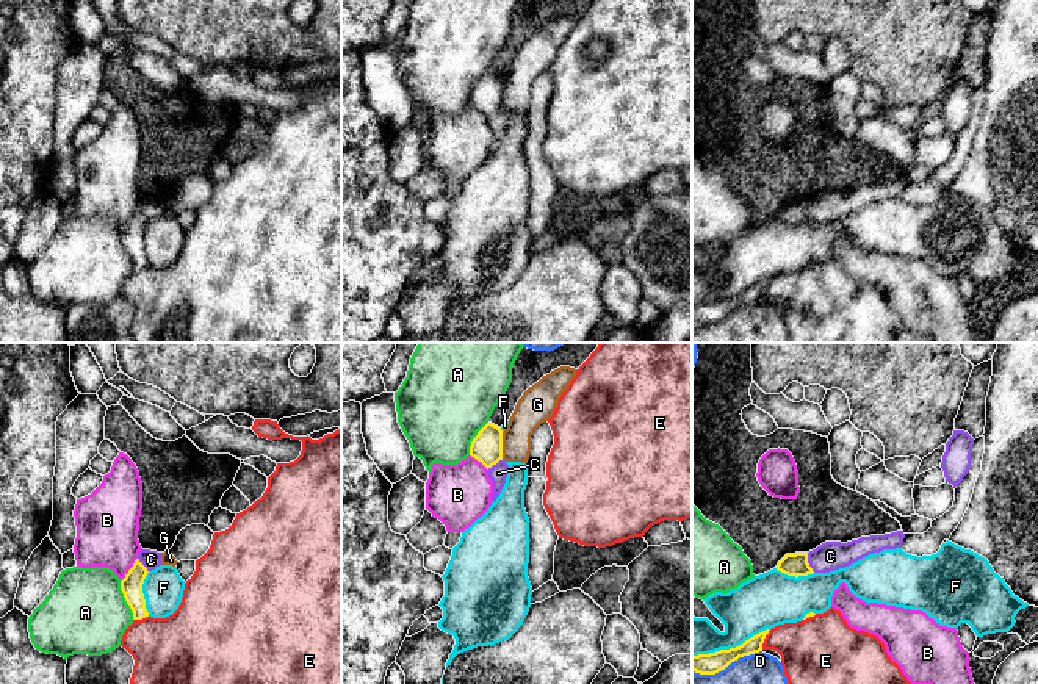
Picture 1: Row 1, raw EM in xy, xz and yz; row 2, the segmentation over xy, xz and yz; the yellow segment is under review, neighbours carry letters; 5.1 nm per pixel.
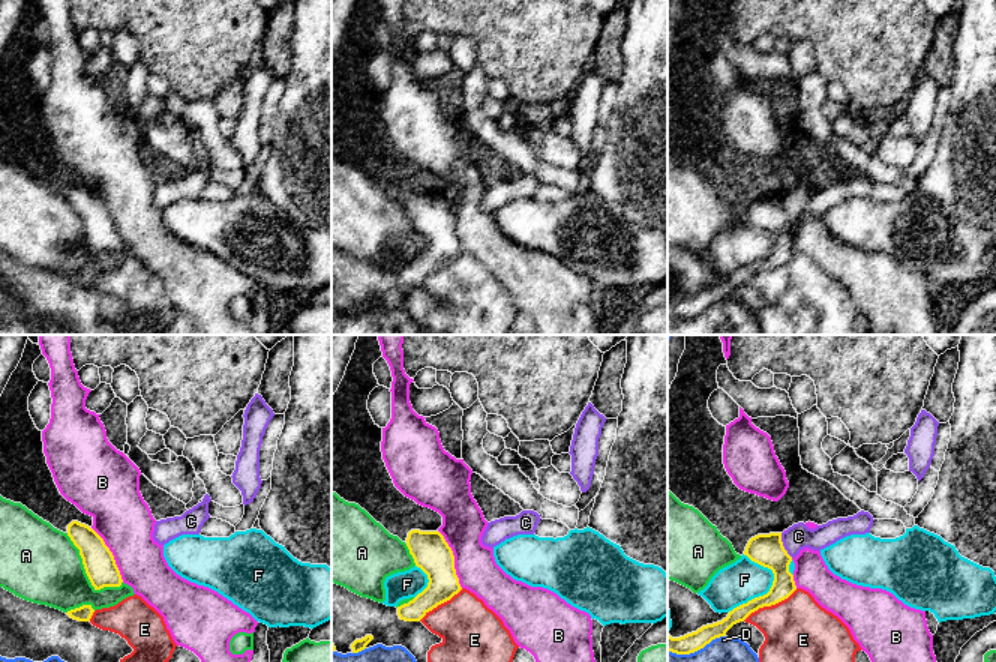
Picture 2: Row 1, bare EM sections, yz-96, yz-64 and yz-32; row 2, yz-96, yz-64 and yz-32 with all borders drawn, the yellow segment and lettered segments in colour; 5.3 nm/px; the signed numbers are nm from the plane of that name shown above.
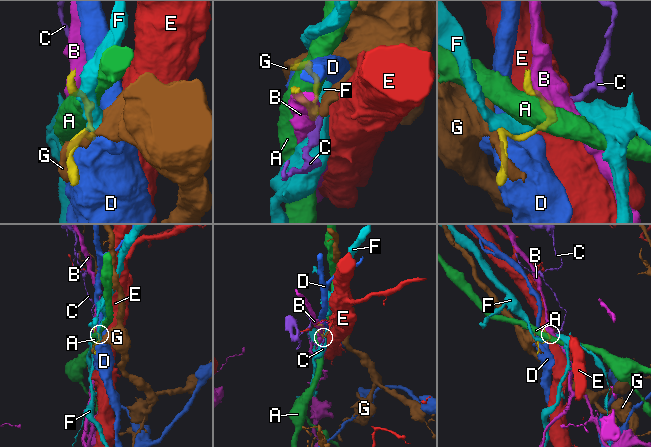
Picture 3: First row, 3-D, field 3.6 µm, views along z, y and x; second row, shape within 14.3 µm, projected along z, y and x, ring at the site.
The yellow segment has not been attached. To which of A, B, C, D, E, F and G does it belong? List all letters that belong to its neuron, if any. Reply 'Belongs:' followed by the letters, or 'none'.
Belongs: C

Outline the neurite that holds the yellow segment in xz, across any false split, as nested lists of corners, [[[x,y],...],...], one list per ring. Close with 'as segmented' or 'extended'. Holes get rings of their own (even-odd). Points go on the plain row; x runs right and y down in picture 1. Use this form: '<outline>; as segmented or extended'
[[[487,72],[473,88],[470,105],[487,117],[488,127],[493,131],[492,152],[495,152],[506,133],[509,119],[509,114],[503,108],[501,77]]]; extended

